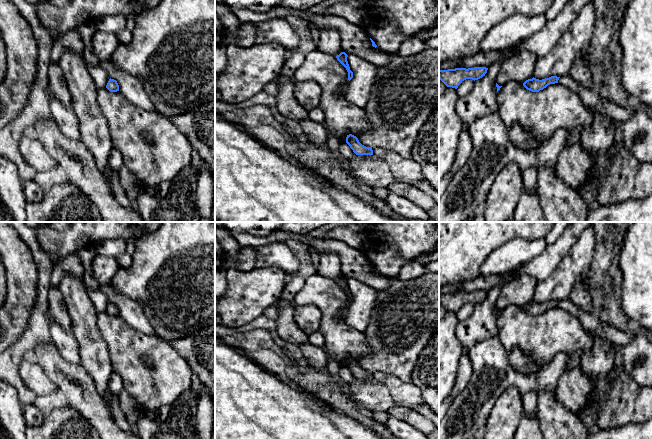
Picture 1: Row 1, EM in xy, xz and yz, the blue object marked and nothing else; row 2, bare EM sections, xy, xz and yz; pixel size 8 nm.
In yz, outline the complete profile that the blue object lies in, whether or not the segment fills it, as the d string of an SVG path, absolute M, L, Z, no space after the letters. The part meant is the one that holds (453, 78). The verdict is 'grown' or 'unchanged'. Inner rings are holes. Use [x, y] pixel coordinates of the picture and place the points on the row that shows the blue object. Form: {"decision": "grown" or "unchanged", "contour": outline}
{"decision": "unchanged", "contour": "M455 68L448 70L439 70L439 79L447 86L457 89L458 86L466 79L478 80L485 76L488 68Z"}

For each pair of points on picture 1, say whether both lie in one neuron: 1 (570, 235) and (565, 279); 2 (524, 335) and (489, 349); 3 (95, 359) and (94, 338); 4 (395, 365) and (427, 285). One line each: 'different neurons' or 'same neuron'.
1: different neurons
2: different neurons
3: same neuron
4: same neuron

